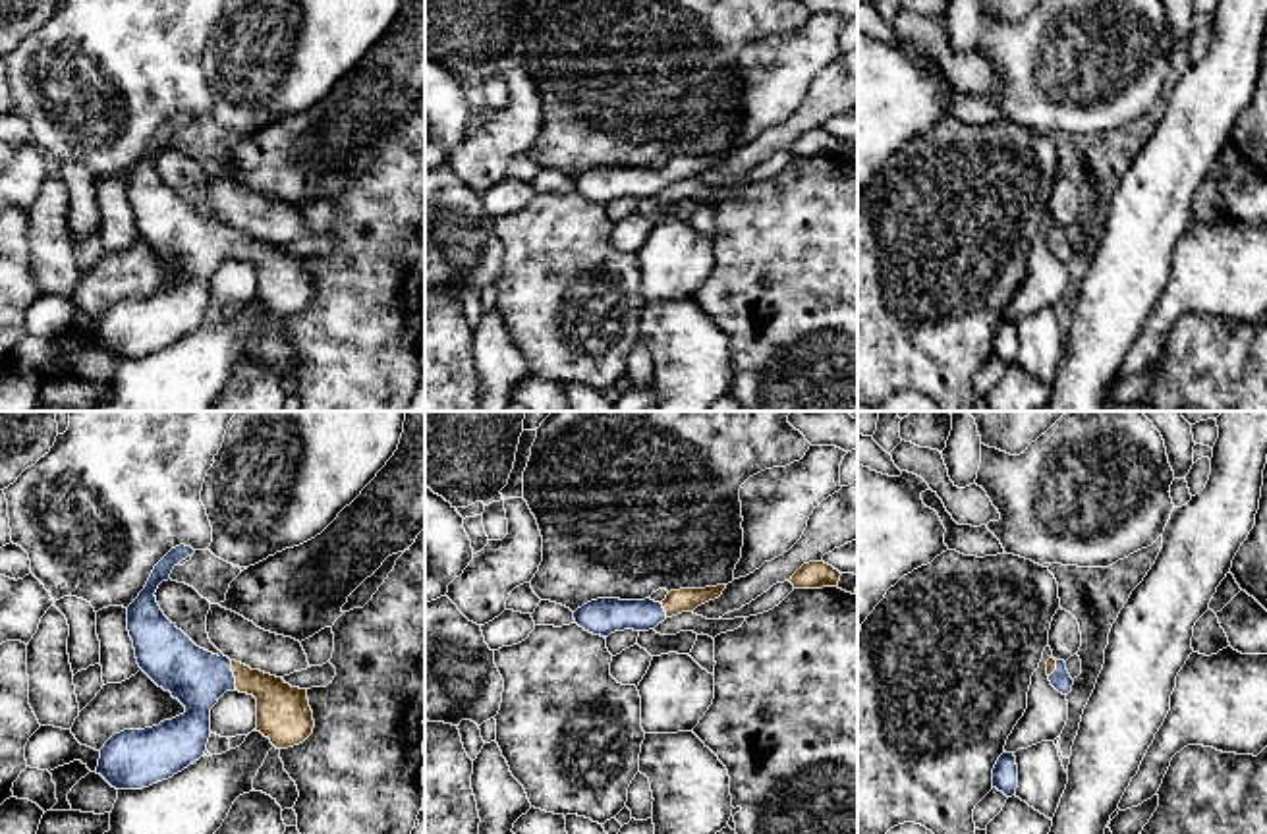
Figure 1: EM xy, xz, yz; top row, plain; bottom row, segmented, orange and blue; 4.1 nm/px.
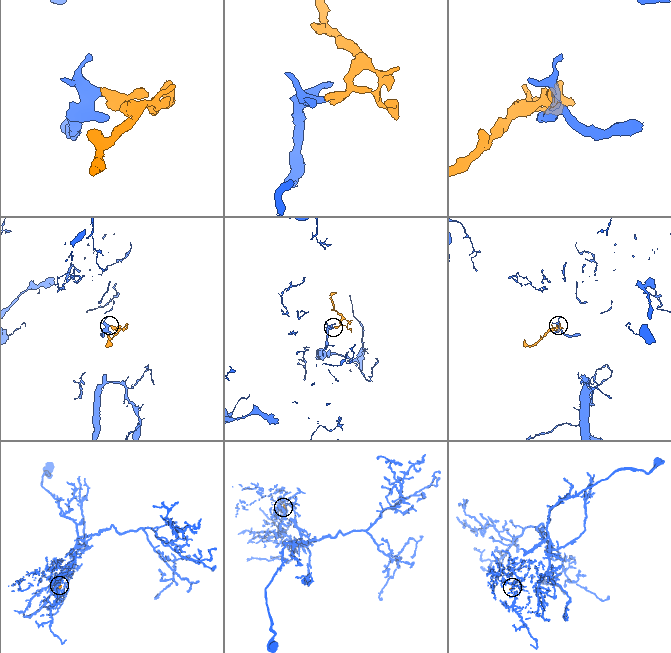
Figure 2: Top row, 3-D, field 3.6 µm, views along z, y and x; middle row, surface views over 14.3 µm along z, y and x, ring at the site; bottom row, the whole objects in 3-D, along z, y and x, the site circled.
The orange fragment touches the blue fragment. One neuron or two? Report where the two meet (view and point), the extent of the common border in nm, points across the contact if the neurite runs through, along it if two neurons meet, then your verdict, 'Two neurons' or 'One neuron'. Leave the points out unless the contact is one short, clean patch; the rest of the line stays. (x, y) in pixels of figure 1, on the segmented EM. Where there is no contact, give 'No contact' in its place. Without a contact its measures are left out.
Touches orange at xy (234, 676). Shared border 130 nm. Path across: xy (282, 711), (253, 682), (234, 676), (197, 678). One neuron

